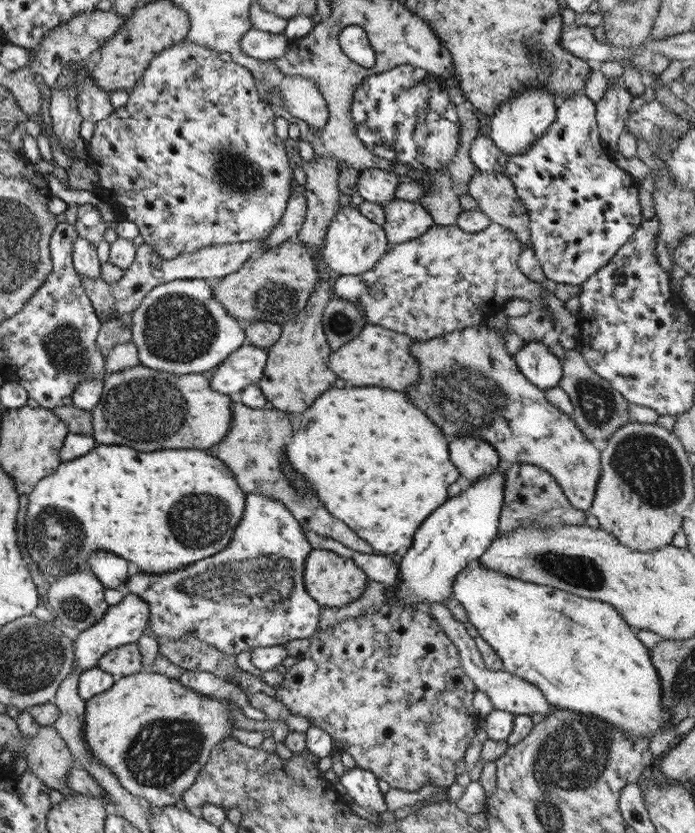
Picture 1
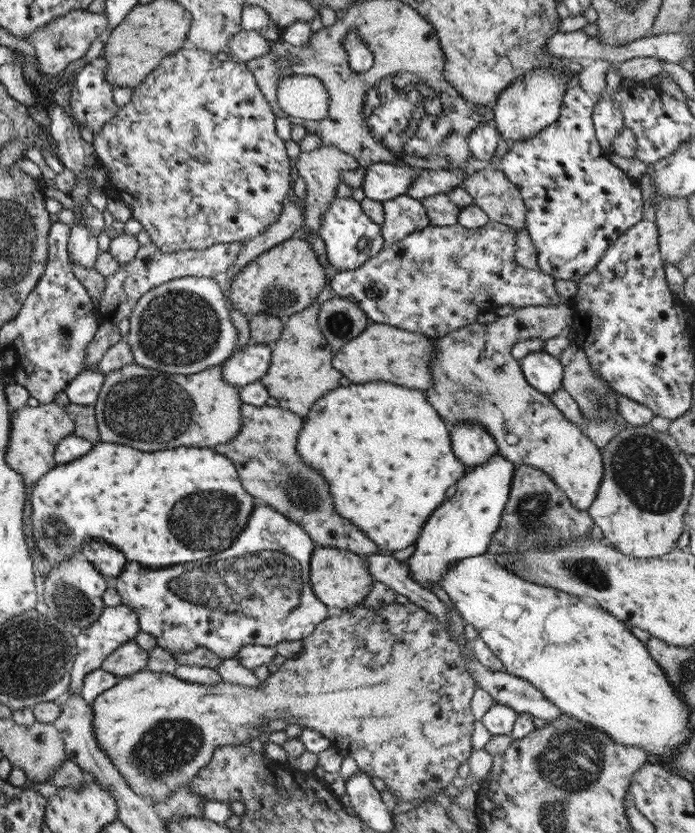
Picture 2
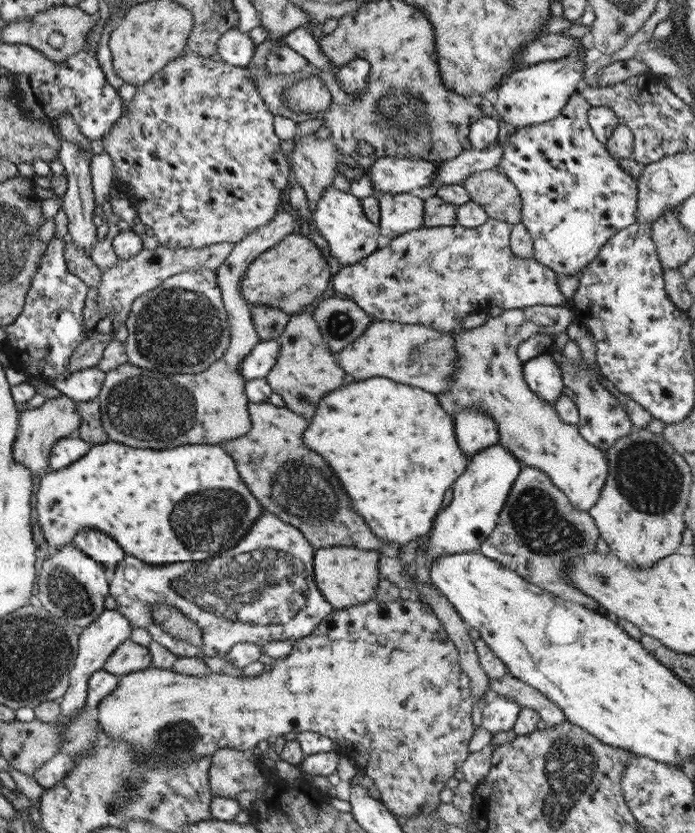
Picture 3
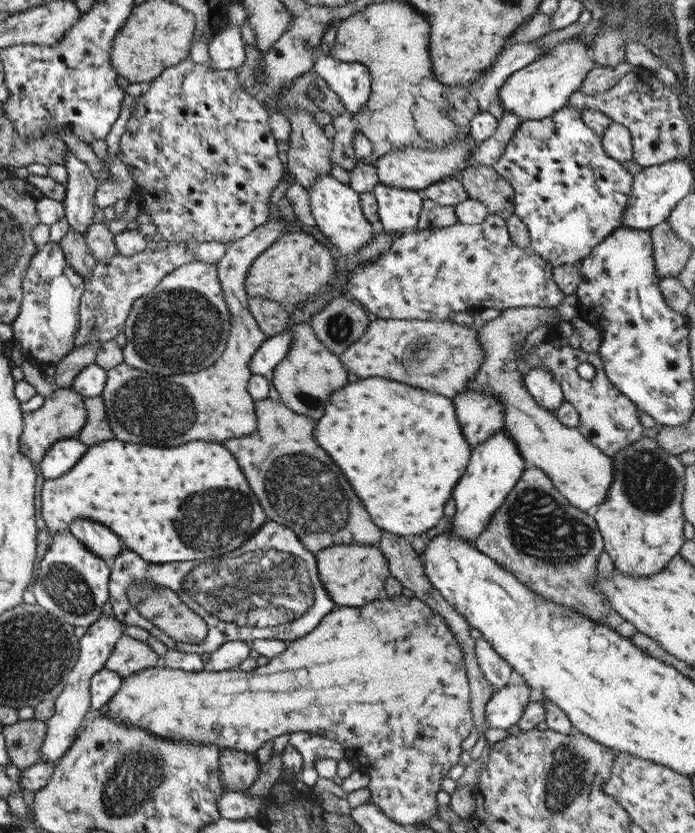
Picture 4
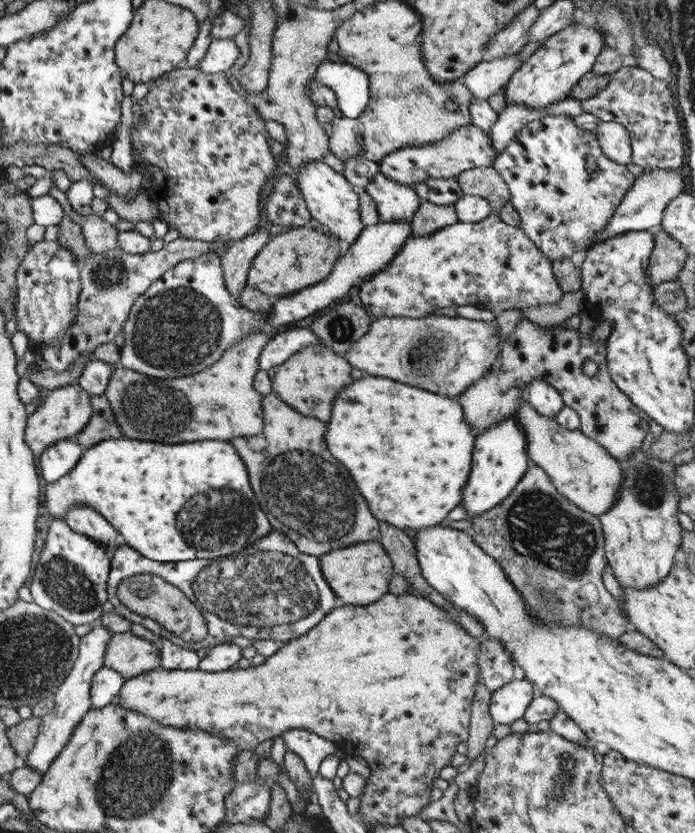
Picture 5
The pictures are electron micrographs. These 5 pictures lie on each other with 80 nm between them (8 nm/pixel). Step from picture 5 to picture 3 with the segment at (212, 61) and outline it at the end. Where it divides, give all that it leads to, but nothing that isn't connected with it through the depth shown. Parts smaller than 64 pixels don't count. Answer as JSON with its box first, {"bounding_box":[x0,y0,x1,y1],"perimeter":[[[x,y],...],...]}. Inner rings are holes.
{"bounding_box":[216,26,256,67],"perimeter":[[[236,26],[226,30],[216,42],[216,52],[225,64],[247,67],[256,46],[247,33],[242,33]]]}

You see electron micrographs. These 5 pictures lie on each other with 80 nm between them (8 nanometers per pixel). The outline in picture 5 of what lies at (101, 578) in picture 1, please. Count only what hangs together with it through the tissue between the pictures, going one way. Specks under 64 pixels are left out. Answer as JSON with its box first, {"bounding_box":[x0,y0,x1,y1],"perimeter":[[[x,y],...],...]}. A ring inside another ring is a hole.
{"bounding_box":[64,504,117,548],"perimeter":[[[85,504],[72,506],[66,512],[64,521],[73,532],[81,532],[85,536],[90,536],[92,540],[96,540],[97,544],[105,548],[117,546],[117,544],[113,544],[117,538],[117,532],[107,522],[103,522],[103,518],[99,518],[99,514],[95,514]]]}

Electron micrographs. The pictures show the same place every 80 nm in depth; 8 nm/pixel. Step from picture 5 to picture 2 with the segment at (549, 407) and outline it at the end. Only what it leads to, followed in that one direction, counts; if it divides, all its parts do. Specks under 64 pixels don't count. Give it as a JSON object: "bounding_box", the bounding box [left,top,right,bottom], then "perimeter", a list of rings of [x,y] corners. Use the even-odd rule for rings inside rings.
{"bounding_box":[519,350,562,396],"perimeter":[[[544,350],[530,352],[519,360],[520,369],[535,390],[545,396],[553,394],[562,386],[562,366],[559,359]]]}

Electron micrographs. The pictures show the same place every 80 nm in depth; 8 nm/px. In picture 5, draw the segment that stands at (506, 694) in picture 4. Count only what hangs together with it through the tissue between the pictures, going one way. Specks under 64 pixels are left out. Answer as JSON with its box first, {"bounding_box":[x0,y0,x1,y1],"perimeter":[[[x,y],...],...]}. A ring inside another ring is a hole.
{"bounding_box":[488,679,533,724],"perimeter":[[[526,679],[511,680],[490,694],[488,713],[494,724],[511,724],[522,718],[531,702],[533,686]]]}

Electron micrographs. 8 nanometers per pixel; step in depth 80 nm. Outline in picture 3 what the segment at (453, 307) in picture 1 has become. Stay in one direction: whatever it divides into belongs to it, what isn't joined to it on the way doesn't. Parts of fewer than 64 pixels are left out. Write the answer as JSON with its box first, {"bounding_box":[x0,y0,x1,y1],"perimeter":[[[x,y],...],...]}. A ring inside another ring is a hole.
{"bounding_box":[330,218,566,332],"perimeter":[[[488,218],[476,227],[447,225],[419,227],[392,238],[389,244],[377,248],[359,263],[344,266],[330,278],[335,292],[344,294],[372,320],[399,322],[401,324],[422,324],[443,332],[455,331],[460,319],[467,314],[486,313],[492,306],[502,310],[527,308],[535,305],[555,306],[566,304],[557,288],[556,275],[551,269],[539,264],[533,258],[519,258],[510,249],[511,225]]]}

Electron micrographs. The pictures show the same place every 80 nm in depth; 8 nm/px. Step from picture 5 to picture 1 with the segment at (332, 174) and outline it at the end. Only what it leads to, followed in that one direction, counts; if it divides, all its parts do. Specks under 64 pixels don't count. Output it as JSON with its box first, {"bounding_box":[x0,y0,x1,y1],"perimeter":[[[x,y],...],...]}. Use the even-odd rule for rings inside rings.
{"bounding_box":[322,206,390,275],"perimeter":[[[340,206],[327,225],[322,248],[322,259],[336,274],[359,275],[375,267],[379,257],[390,245],[380,225],[367,220],[356,207]]]}

